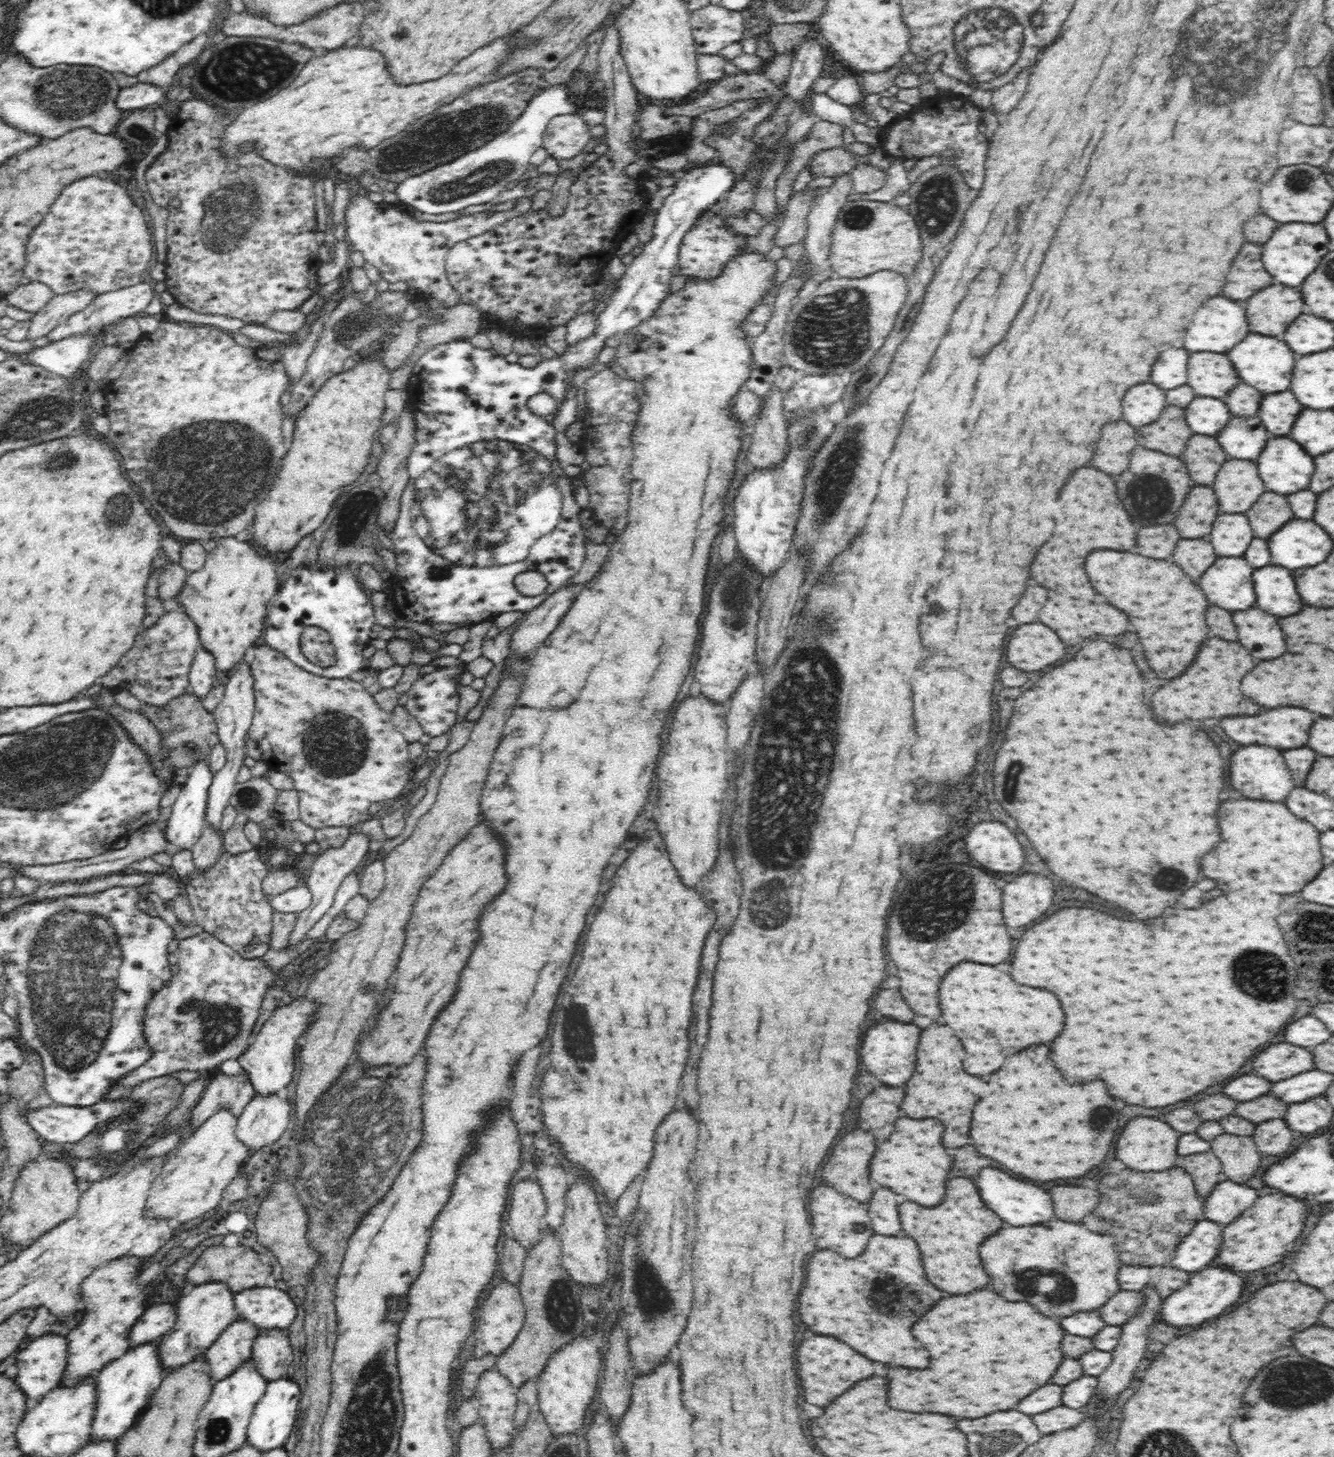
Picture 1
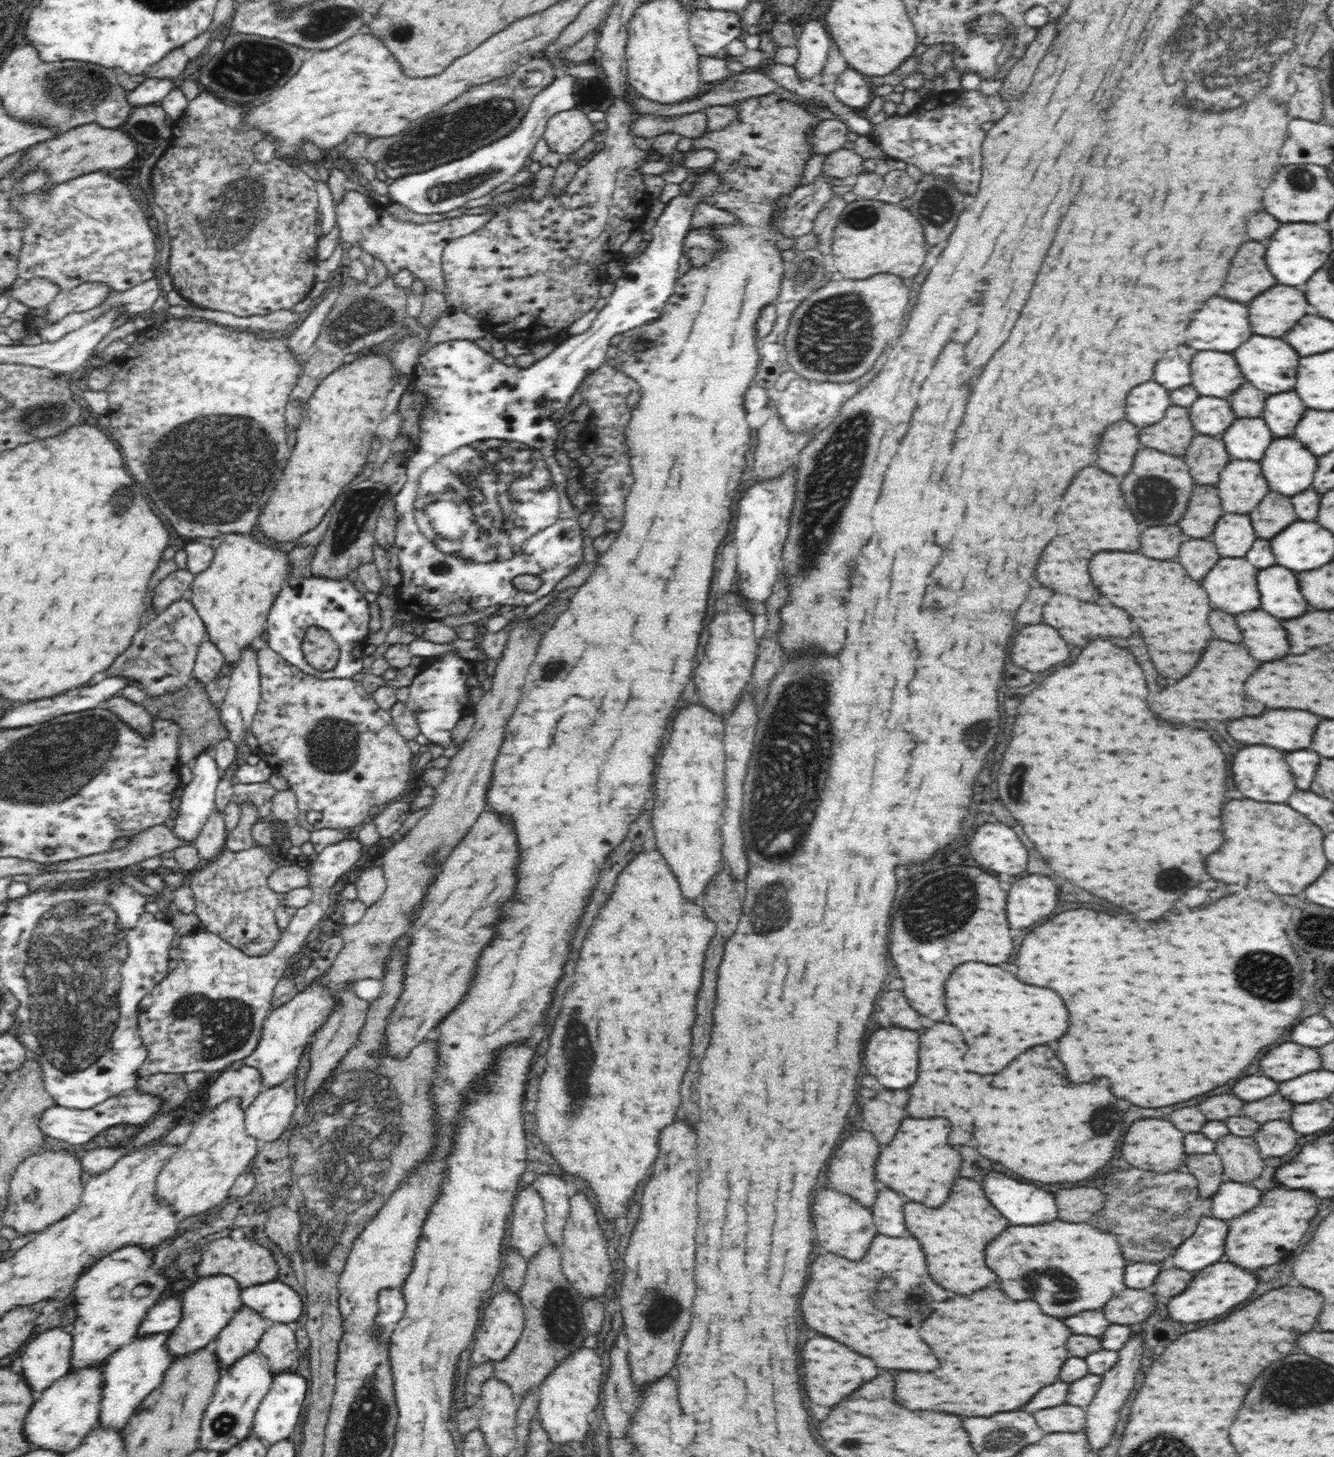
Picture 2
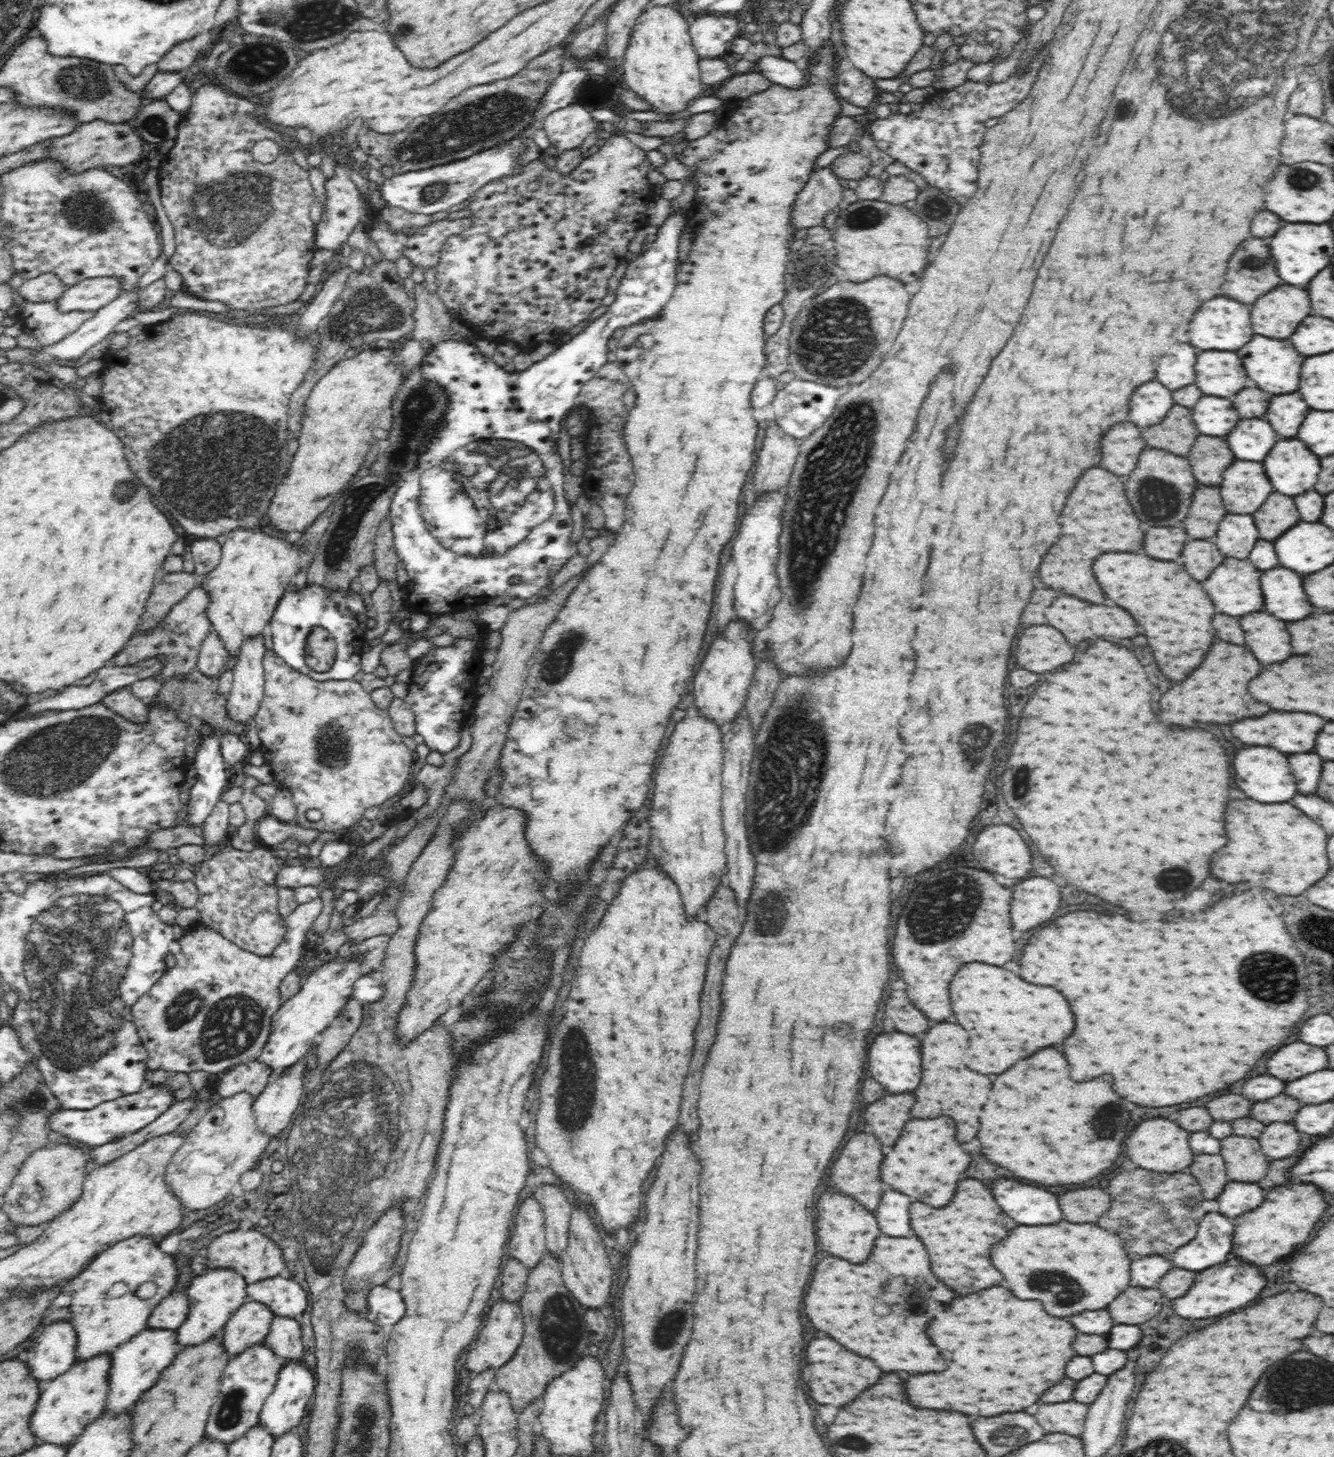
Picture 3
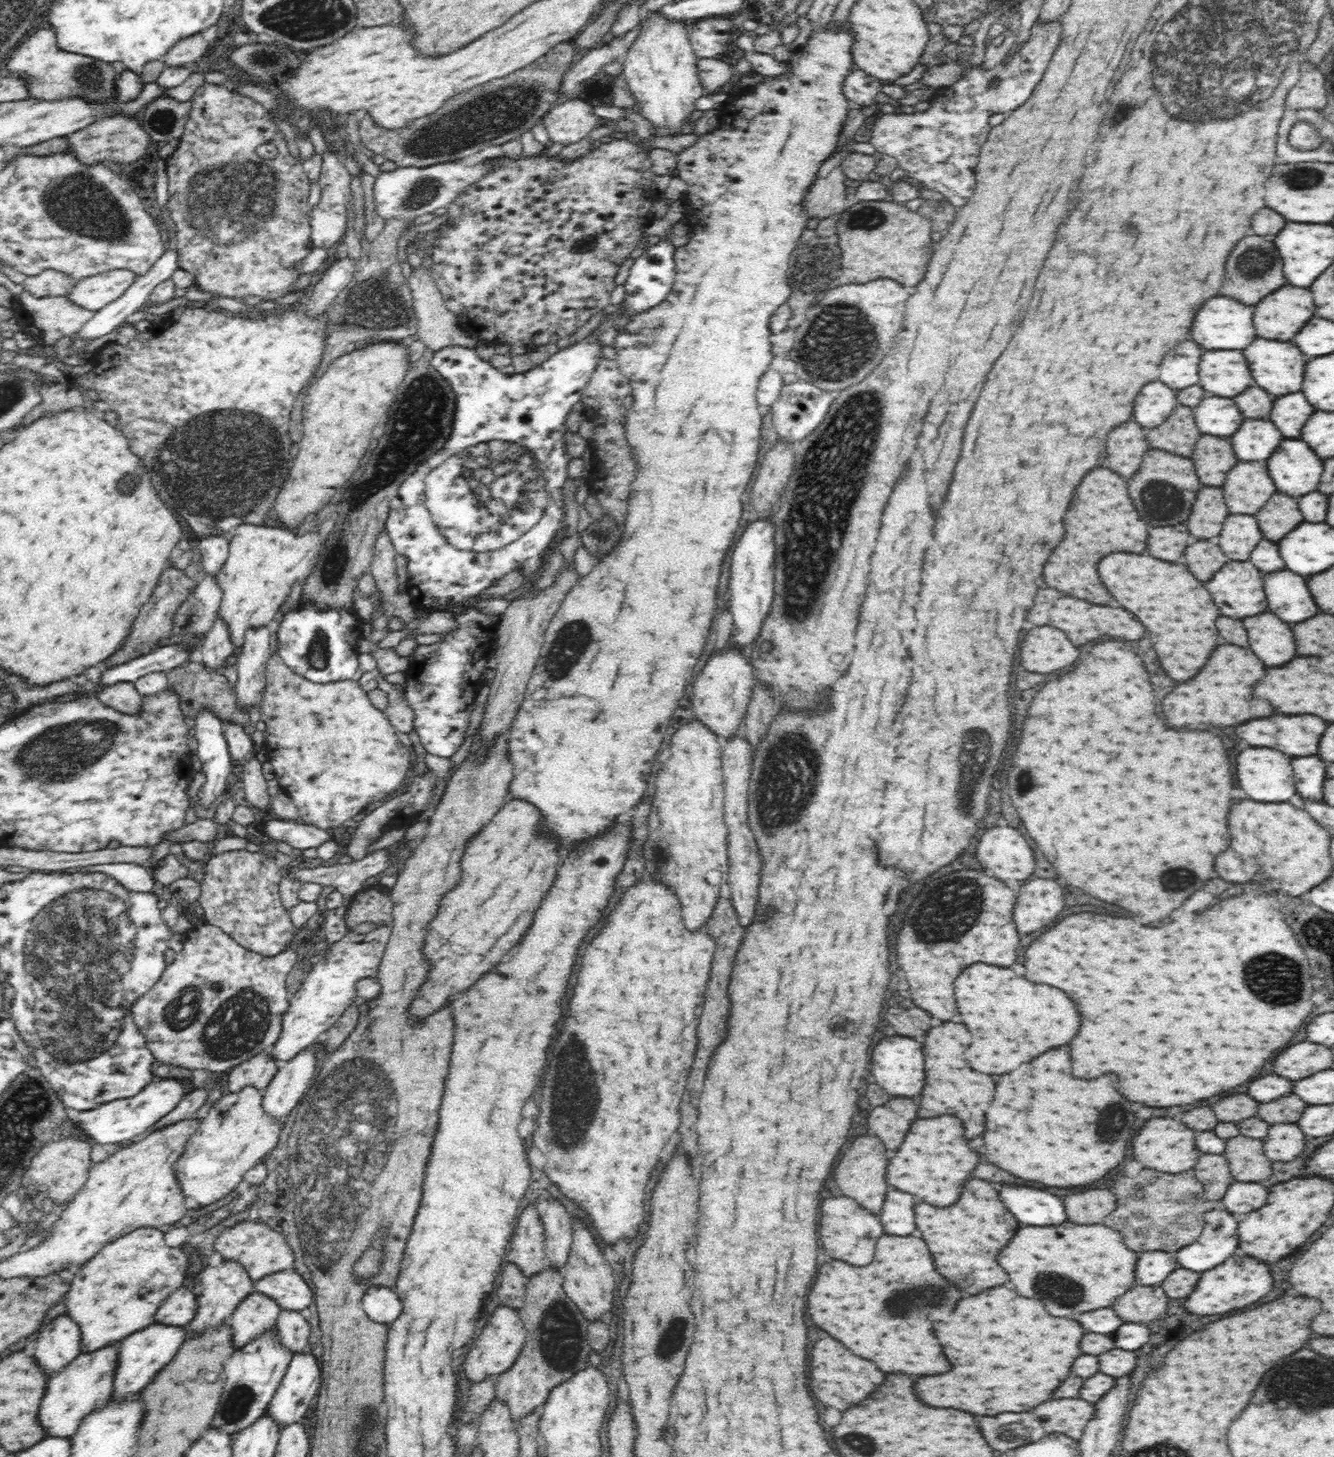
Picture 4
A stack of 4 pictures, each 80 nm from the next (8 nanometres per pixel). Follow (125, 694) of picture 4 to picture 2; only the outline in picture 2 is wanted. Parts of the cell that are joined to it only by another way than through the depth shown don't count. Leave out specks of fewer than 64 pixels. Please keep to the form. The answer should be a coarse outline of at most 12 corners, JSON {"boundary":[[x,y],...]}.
{"boundary":[[114,696],[99,708],[113,712],[140,737],[153,736],[153,718],[141,704]]}

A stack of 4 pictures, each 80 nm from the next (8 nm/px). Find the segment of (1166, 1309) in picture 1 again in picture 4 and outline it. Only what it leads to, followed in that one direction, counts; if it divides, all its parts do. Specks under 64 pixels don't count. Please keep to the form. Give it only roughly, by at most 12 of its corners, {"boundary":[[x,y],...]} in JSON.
{"boundary":[[1232,1256],[1200,1274],[1186,1312],[1226,1314],[1272,1290],[1264,1262]]}

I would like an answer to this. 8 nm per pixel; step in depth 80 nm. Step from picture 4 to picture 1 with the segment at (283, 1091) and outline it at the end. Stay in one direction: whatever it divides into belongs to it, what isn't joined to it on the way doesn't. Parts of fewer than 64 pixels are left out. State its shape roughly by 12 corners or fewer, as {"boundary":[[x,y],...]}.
{"boundary":[[284,1092],[256,1095],[237,1116],[235,1135],[257,1153],[286,1132]]}

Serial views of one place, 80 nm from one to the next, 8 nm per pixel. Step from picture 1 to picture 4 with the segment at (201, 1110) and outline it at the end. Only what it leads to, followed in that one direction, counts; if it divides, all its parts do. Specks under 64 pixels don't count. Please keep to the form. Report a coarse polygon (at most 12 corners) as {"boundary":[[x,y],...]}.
{"boundary":[[267,1052],[228,1071],[227,1091],[264,1090],[277,1070]]}

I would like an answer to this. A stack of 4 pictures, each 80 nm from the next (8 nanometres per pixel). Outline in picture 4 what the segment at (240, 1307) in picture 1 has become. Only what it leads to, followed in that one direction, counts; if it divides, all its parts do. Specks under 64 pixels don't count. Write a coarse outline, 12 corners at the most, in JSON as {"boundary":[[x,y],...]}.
{"boundary":[[294,1269],[255,1281],[282,1311],[307,1312],[314,1292]]}

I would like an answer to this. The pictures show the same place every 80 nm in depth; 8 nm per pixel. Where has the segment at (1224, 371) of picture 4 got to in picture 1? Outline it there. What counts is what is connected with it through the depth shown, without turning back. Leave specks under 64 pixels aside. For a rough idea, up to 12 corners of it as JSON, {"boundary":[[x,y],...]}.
{"boundary":[[1224,354],[1188,360],[1196,397],[1222,399],[1240,380]]}

